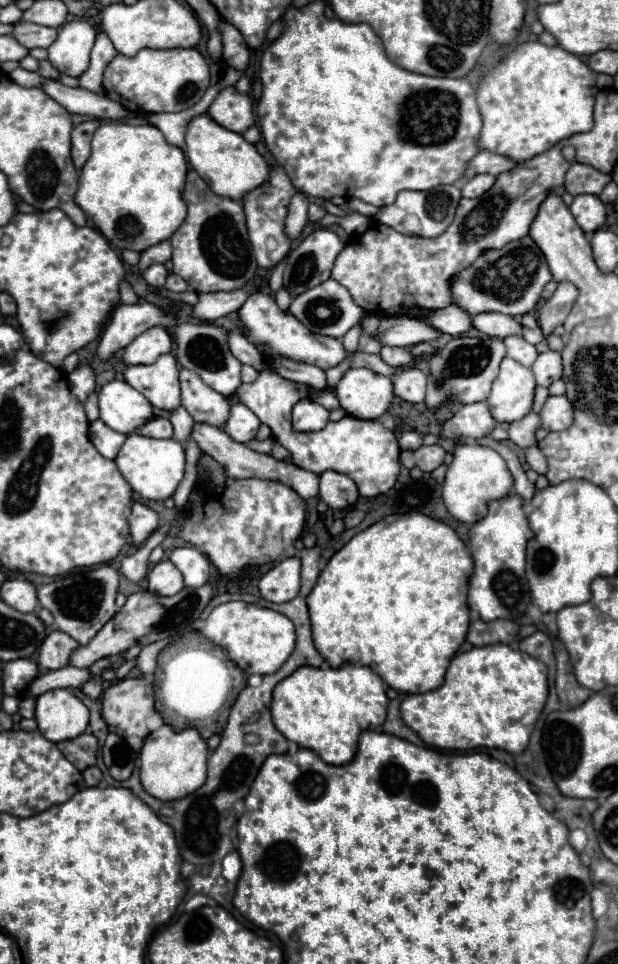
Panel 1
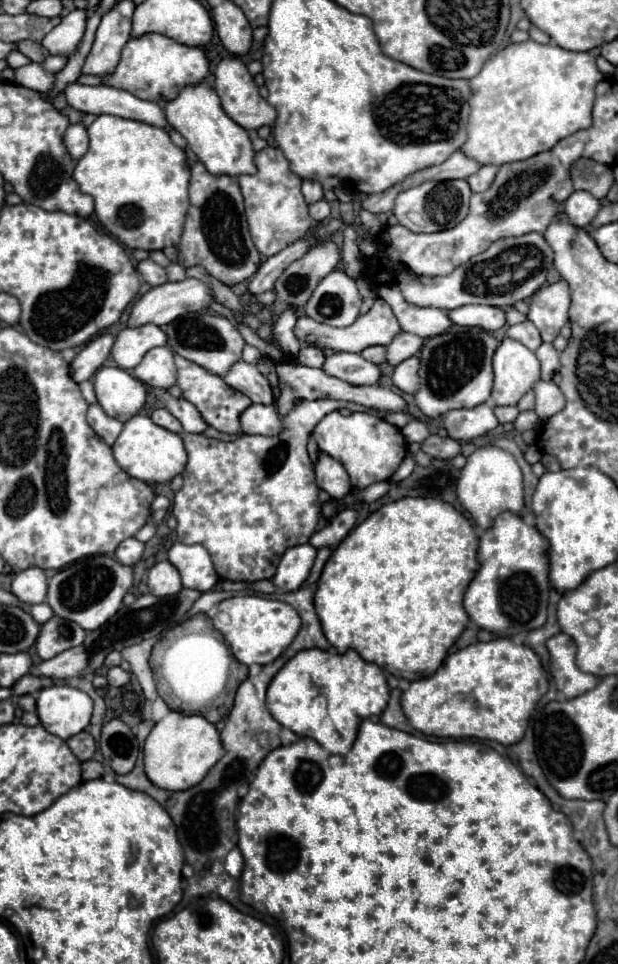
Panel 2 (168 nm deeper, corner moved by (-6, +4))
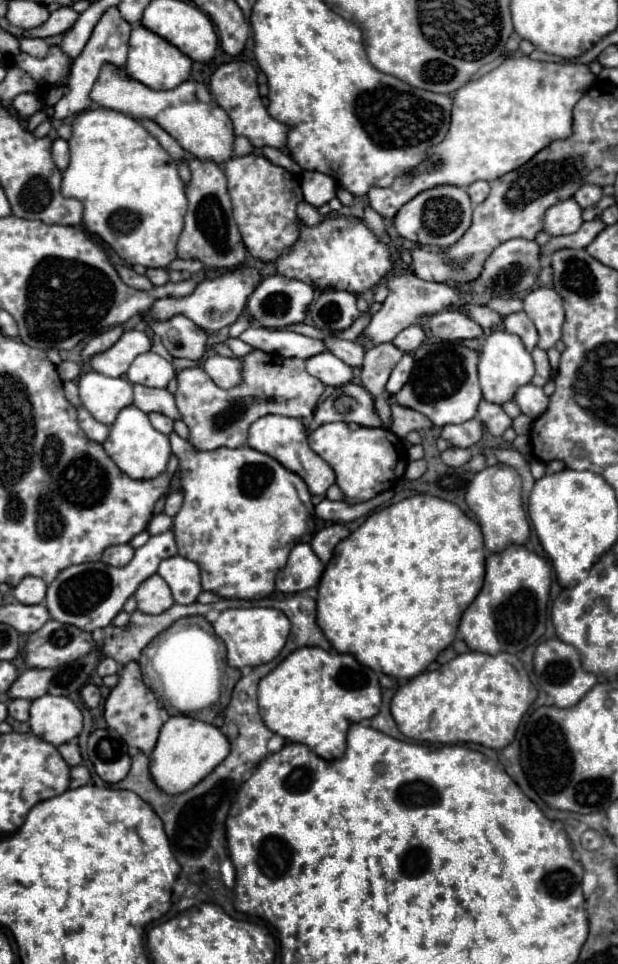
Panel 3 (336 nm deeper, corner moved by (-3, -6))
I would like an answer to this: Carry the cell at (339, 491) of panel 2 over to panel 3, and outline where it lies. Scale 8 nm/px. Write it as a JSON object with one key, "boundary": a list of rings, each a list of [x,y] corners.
{"boundary":[[[264,416],[264,418],[256,420],[256,422],[250,426],[248,446],[254,448],[254,450],[258,450],[258,452],[270,454],[274,460],[282,462],[282,466],[286,466],[290,472],[298,474],[298,476],[306,482],[310,494],[320,494],[320,496],[324,496],[326,490],[336,482],[332,468],[330,468],[322,458],[318,458],[318,454],[314,454],[314,452],[310,450],[306,426],[304,426],[298,418]]]}

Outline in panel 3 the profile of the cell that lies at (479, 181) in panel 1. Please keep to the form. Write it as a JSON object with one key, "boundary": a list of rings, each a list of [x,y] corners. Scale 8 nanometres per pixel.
{"boundary":[[[480,180],[480,182],[470,184],[470,186],[466,188],[466,192],[468,192],[472,204],[480,204],[480,202],[484,202],[486,196],[490,194],[490,186],[488,186],[488,182],[482,182],[482,180]]]}

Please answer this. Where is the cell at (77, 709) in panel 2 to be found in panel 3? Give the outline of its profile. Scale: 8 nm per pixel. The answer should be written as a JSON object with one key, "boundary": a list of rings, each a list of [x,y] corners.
{"boundary":[[[44,694],[32,702],[28,724],[34,736],[54,746],[60,746],[80,734],[82,712],[66,696]]]}

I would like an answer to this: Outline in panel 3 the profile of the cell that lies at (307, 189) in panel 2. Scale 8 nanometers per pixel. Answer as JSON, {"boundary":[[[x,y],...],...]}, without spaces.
{"boundary":[[[304,172],[300,176],[300,186],[304,192],[304,200],[316,208],[328,204],[336,196],[334,178],[322,172]]]}

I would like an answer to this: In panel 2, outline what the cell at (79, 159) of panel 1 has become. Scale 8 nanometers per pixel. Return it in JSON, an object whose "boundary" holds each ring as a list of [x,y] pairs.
{"boundary":[[[73,124],[65,132],[65,146],[73,160],[81,160],[85,156],[85,148],[89,148],[89,134],[83,124]]]}

